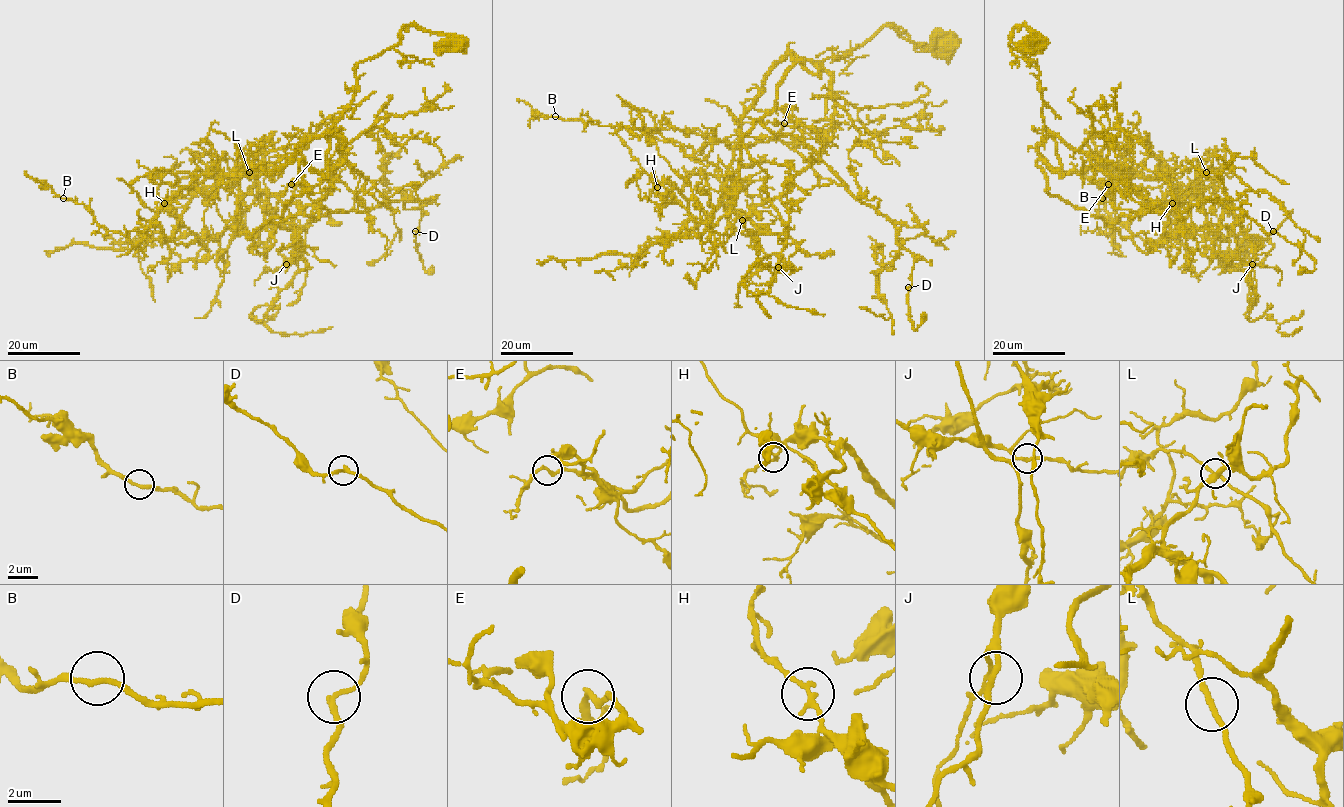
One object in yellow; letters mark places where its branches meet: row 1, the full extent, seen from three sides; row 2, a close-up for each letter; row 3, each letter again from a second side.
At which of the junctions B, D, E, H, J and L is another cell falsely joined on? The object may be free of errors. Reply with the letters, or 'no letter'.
no letter

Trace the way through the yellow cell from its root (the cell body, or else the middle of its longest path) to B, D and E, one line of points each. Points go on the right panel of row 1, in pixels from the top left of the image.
B: (1029, 44), (1018, 26), (1010, 46), (1038, 70), (1038, 152), (1065, 171), (1128, 174), (1113, 243), (1102, 198)
D: (1029, 44), (1018, 26), (1044, 125), (1110, 161), (1148, 201), (1137, 216), (1215, 200), (1273, 231)
E: (1029, 44), (1035, 37), (1018, 26), (1010, 46), (1037, 66), (1044, 125), (1124, 175), (1108, 184)

